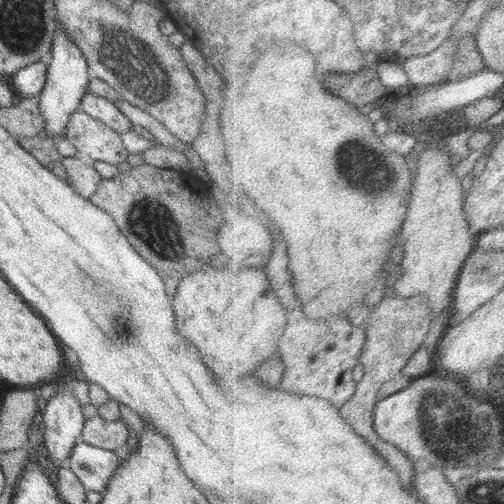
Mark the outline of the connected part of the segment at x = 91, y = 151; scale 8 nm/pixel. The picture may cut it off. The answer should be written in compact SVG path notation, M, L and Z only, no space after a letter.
M85 112L72 113L64 137L86 160L117 165L126 161L129 155L120 133Z

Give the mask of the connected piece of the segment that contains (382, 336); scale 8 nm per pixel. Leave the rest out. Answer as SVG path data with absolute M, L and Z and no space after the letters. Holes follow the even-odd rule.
M386 298L378 310L374 308L374 314L370 316L366 328L368 328L368 342L364 353L362 354L361 363L365 366L364 378L359 382L357 394L347 406L344 406L341 413L354 426L358 434L362 434L370 440L392 464L393 468L401 477L402 483L406 488L414 493L417 490L415 479L420 476L419 462L406 454L400 447L384 440L377 431L376 426L376 409L381 402L380 394L382 387L391 380L400 376L404 368L412 361L412 358L423 348L429 326L426 322L431 322L433 315L431 311L423 309L417 302L416 304L406 304L406 300L400 298ZM406 306L410 306L406 310Z

